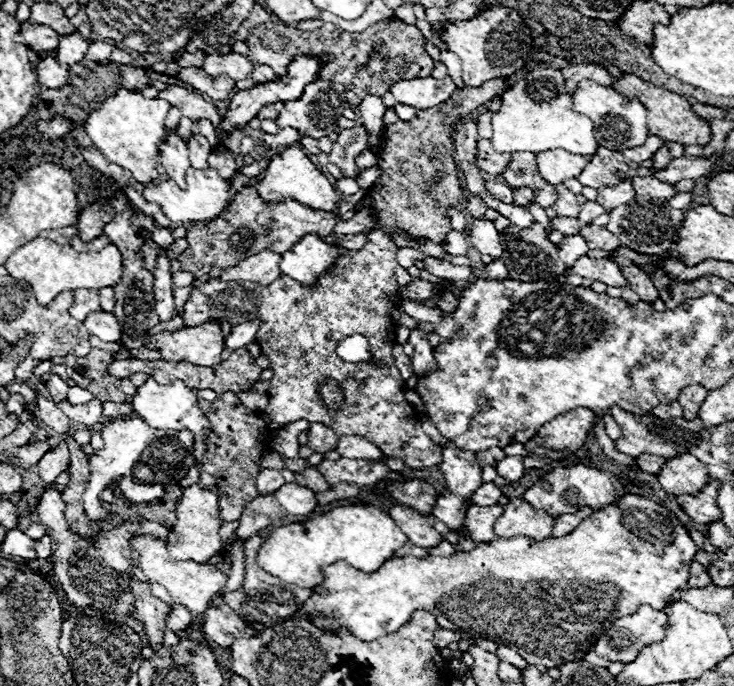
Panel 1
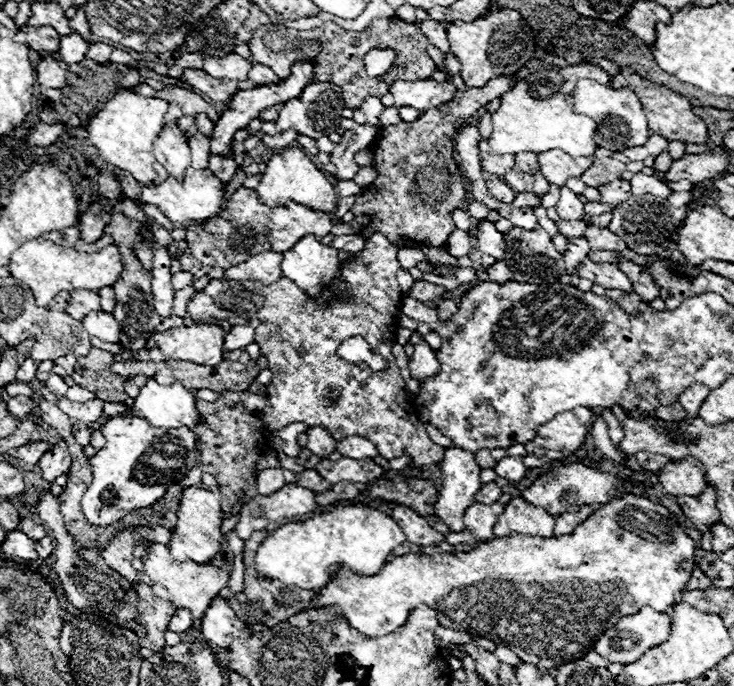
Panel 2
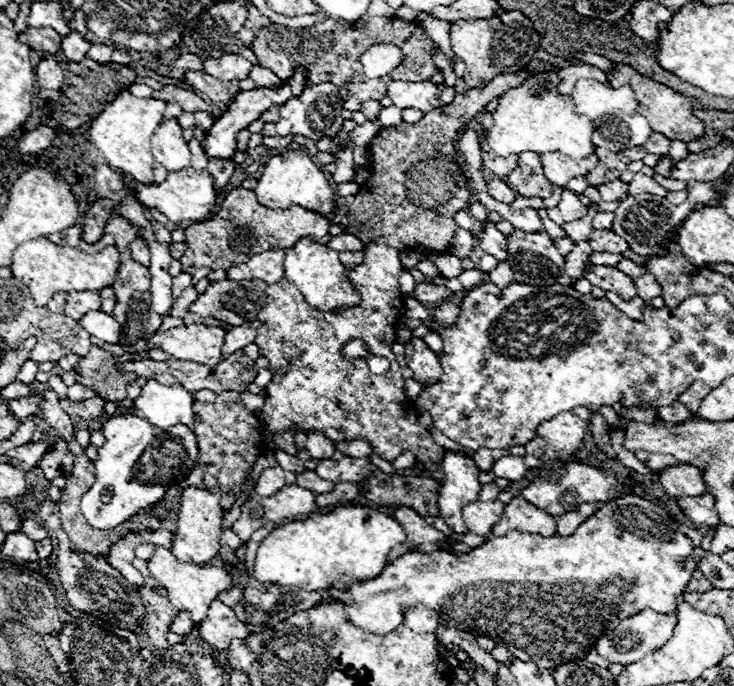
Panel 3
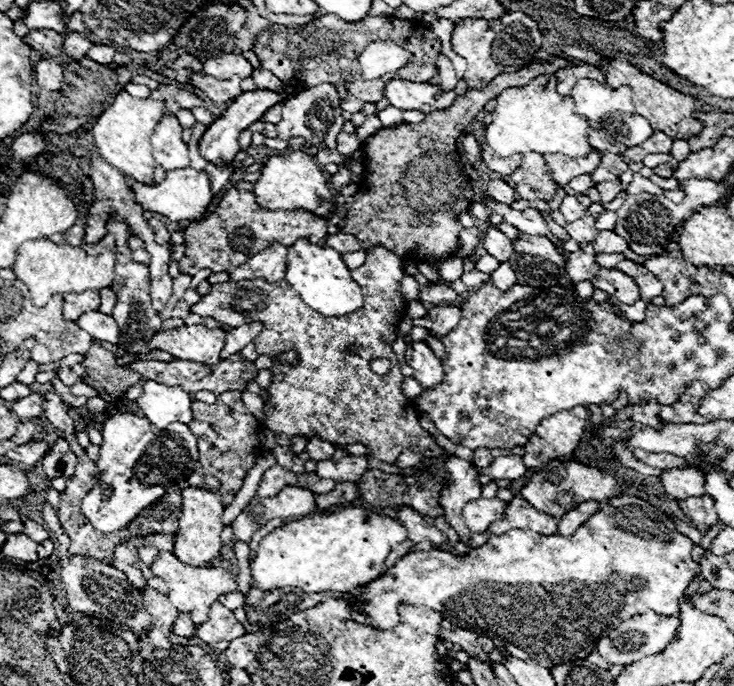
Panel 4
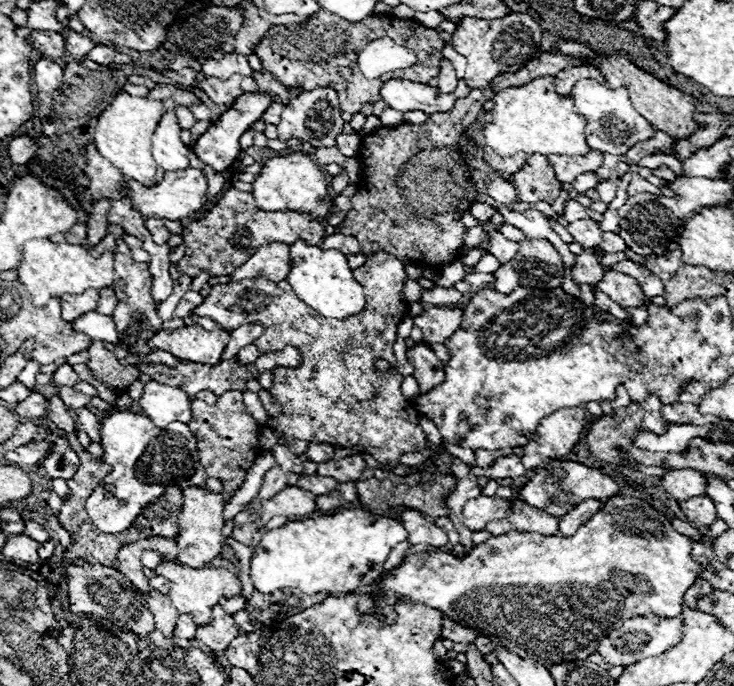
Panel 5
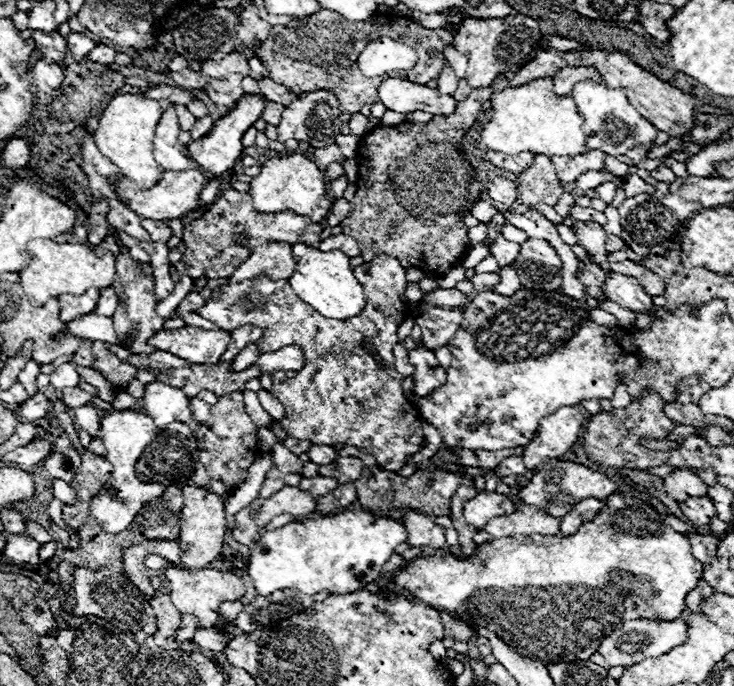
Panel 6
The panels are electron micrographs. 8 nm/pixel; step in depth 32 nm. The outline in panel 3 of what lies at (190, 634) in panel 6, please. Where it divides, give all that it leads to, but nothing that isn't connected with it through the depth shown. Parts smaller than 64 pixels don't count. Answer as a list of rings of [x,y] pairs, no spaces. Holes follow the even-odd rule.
[[[178,612],[178,618],[174,618],[174,622],[172,622],[172,632],[178,636],[186,636],[192,632],[192,628],[194,628],[194,622],[190,620],[190,614]]]

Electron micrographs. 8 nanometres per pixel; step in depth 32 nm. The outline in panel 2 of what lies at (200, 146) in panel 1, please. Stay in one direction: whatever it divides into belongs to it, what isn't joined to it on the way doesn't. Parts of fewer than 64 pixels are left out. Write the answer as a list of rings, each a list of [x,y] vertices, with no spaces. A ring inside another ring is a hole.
[[[196,132],[190,140],[190,152],[192,152],[192,168],[204,170],[208,168],[208,138],[200,132]]]

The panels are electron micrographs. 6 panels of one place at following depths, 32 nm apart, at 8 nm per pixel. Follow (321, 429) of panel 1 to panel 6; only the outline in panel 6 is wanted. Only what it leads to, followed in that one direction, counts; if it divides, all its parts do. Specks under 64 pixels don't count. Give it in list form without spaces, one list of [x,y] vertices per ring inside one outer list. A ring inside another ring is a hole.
[[[312,444],[308,450],[310,462],[314,464],[332,464],[338,458],[338,452],[334,446],[324,446],[324,444]]]

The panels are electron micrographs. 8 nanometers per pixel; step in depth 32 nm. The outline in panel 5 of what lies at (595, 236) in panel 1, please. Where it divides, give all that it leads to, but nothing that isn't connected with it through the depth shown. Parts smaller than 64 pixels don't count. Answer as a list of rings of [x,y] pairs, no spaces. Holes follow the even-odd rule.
[[[604,232],[604,236],[602,236],[602,250],[604,252],[624,252],[626,250],[626,244],[624,244],[624,240],[620,238],[620,236],[616,236],[616,234],[612,234],[612,232]]]

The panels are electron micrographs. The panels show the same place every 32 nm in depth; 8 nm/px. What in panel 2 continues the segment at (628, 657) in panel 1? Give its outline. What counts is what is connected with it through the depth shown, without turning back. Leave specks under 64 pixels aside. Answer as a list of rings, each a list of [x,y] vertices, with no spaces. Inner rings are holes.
[[[644,606],[638,614],[632,614],[632,616],[624,616],[612,630],[606,630],[604,636],[596,642],[594,650],[610,660],[610,662],[618,662],[618,664],[632,664],[636,662],[646,650],[650,650],[652,646],[658,646],[664,642],[664,638],[670,636],[670,630],[672,630],[672,616],[668,614],[662,614],[662,612],[656,612],[648,606]]]

